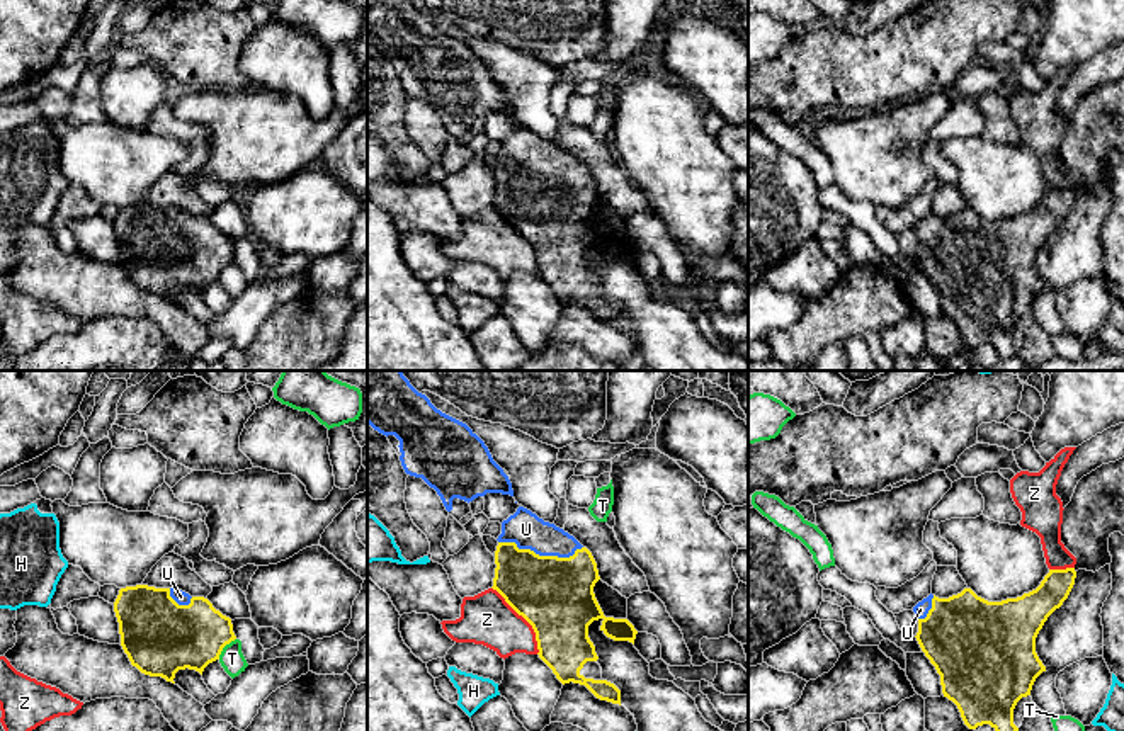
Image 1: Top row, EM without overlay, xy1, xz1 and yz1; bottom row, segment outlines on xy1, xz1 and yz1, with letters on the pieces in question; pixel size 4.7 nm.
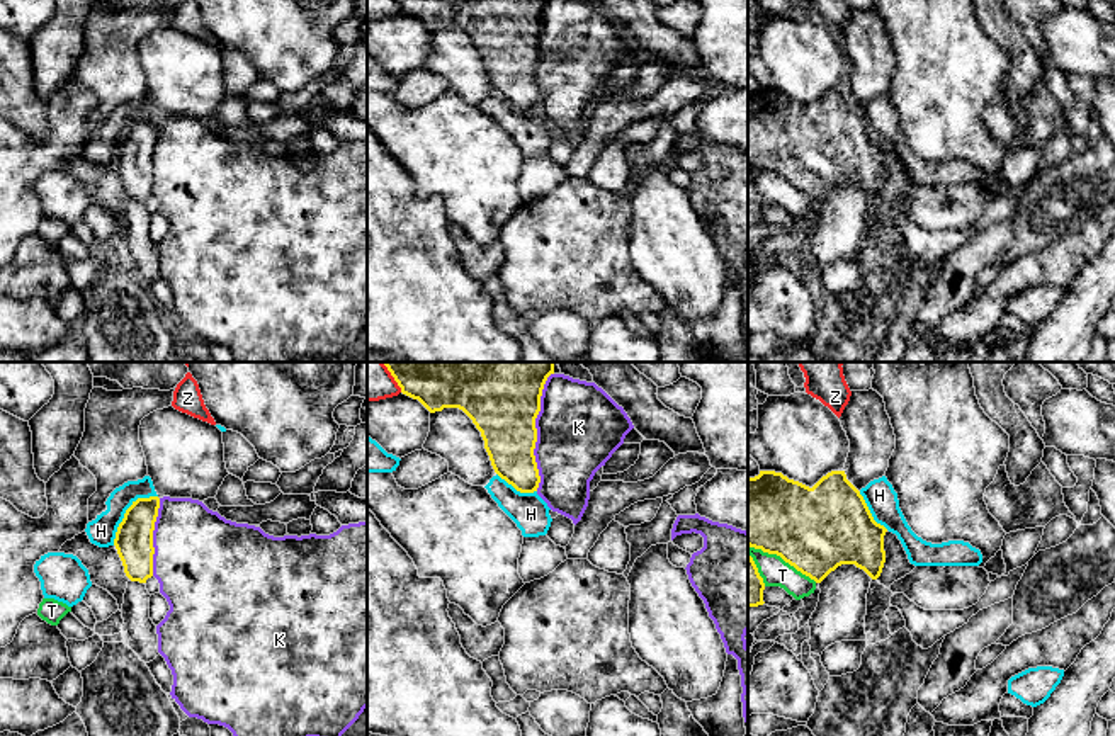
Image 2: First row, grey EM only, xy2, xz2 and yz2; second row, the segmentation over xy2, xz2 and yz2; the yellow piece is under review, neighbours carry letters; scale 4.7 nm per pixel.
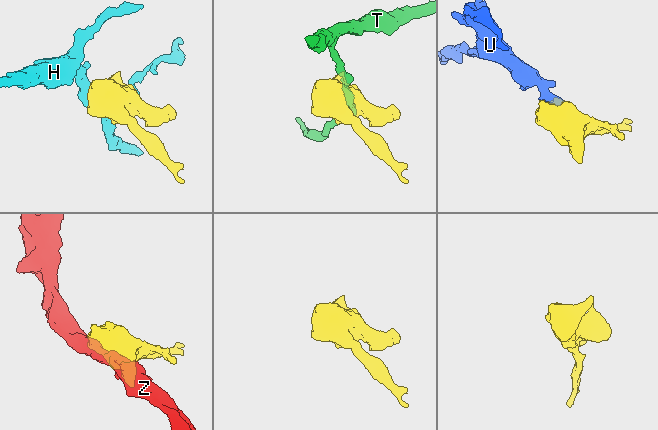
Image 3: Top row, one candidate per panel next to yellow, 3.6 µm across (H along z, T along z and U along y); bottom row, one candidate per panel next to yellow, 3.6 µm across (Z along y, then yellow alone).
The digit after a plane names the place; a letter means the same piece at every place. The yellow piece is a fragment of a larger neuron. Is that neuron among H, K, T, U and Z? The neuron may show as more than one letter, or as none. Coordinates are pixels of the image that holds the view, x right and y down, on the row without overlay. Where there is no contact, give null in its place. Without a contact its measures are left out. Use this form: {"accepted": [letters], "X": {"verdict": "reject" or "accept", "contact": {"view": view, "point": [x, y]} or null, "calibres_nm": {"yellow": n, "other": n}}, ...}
{"accepted": ["U"], "H": {"verdict": "reject", "contact": {"view": "xy2", "point": [126, 131]}, "calibres_nm": {"yellow": 180, "other": 130}}, "K": {"verdict": "reject", "contact": {"view": "xz2", "point": [536, 55]}, "calibres_nm": {"yellow": 300, "other": 400}}, "T": {"verdict": "reject", "contact": {"view": "yz2", "point": [782, 177]}, "calibres_nm": {"yellow": 400, "other": 140}}, "U": {"verdict": "accept", "contact": {"view": "xz1", "point": [541, 175]}, "calibres_nm": {"yellow": 360, "other": 170}}, "Z": {"verdict": "reject", "contact": {"view": "xz1", "point": [526, 238]}, "calibres_nm": {"yellow": 360, "other": 240}}}

